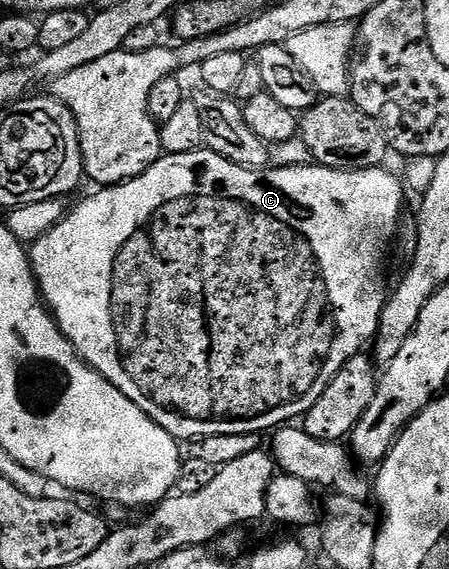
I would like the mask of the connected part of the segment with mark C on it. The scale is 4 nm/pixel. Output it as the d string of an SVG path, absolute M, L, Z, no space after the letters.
M204 147L190 153L162 155L151 168L143 171L143 175L132 177L130 181L124 181L121 185L98 188L96 190L98 193L94 197L83 198L74 209L72 206L60 223L55 227L51 227L51 231L44 233L38 241L32 242L31 248L28 250L29 261L33 265L33 273L37 276L37 284L49 312L53 314L53 319L60 327L62 335L73 344L77 356L87 362L95 372L103 374L115 387L119 387L123 391L123 395L127 395L127 399L131 399L131 403L135 403L135 407L143 410L151 420L159 423L159 427L163 427L178 439L196 439L210 437L211 435L243 435L244 433L264 434L265 429L273 431L286 423L292 422L294 419L304 418L306 411L315 403L315 399L319 399L319 395L323 395L327 383L331 383L331 379L335 379L335 375L343 366L356 353L362 352L376 338L381 312L387 300L385 256L388 255L389 244L392 243L393 236L397 233L397 224L401 221L401 204L405 201L405 193L401 190L402 178L400 176L397 178L395 174L388 173L387 170L388 168L385 167L375 169L329 169L325 165L316 163L304 165L303 167L283 167L282 169L272 167L244 169L243 166L231 163Z

